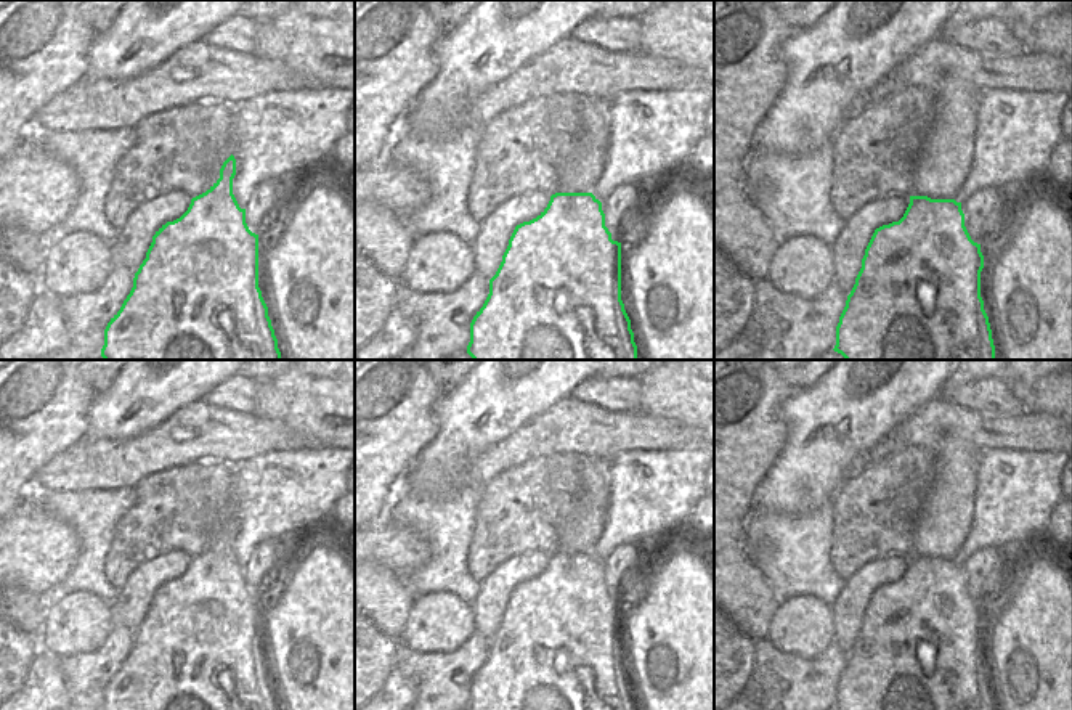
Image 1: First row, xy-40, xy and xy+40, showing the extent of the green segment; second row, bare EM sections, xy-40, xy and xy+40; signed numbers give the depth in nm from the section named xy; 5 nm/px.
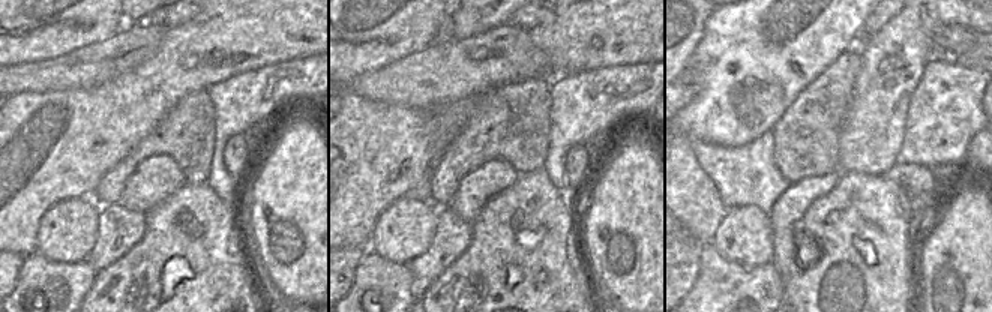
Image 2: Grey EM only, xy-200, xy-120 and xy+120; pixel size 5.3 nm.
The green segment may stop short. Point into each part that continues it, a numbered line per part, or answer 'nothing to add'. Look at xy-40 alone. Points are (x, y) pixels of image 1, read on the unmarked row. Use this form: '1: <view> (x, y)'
nothing to add

